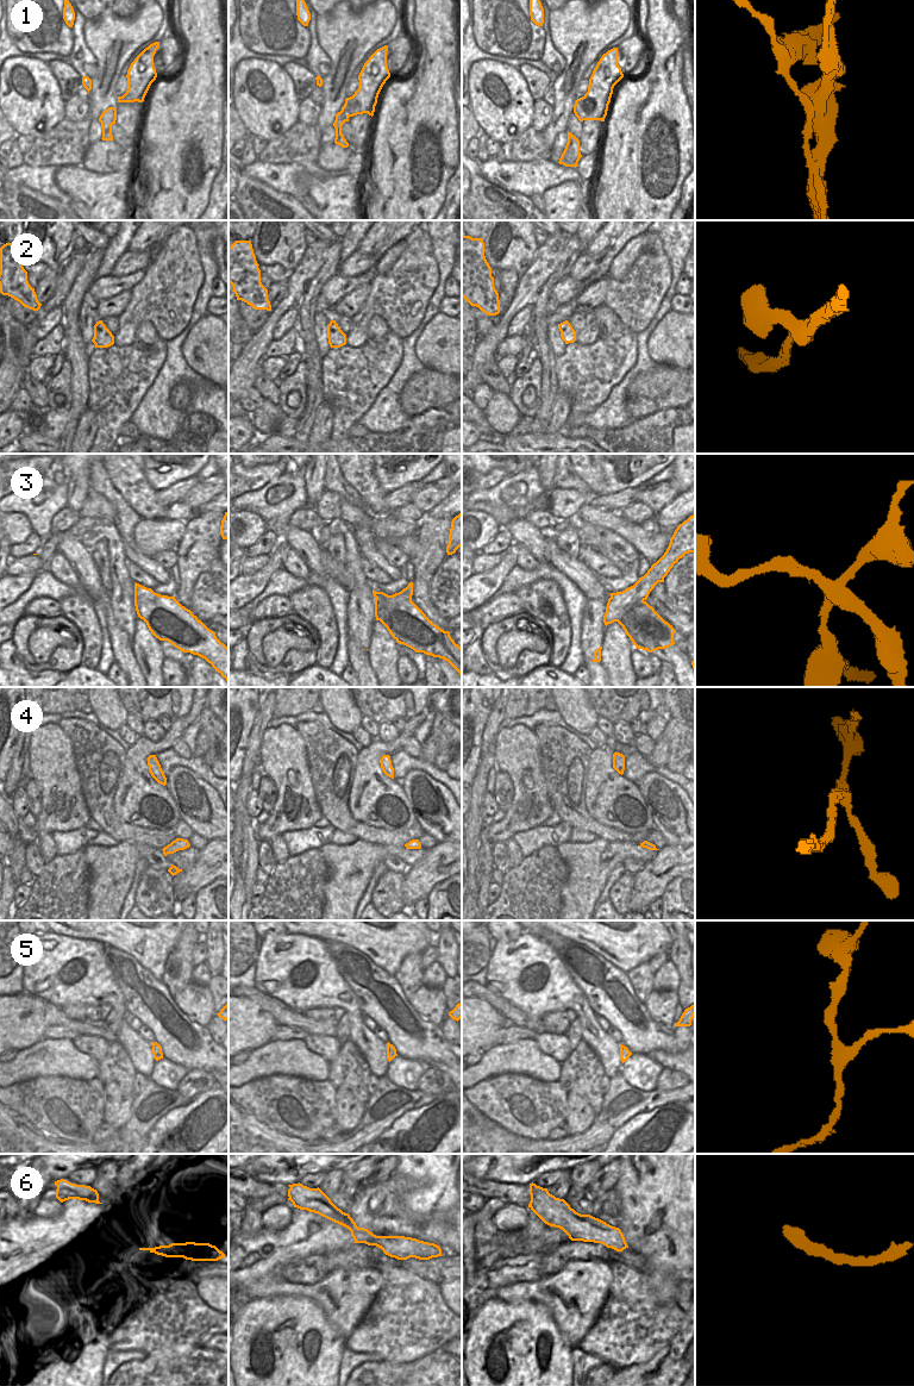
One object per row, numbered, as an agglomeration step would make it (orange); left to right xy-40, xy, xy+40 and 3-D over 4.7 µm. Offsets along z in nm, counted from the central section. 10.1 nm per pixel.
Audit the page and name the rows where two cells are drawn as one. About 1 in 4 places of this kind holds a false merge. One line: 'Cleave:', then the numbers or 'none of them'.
Cleave: 1, 3.

